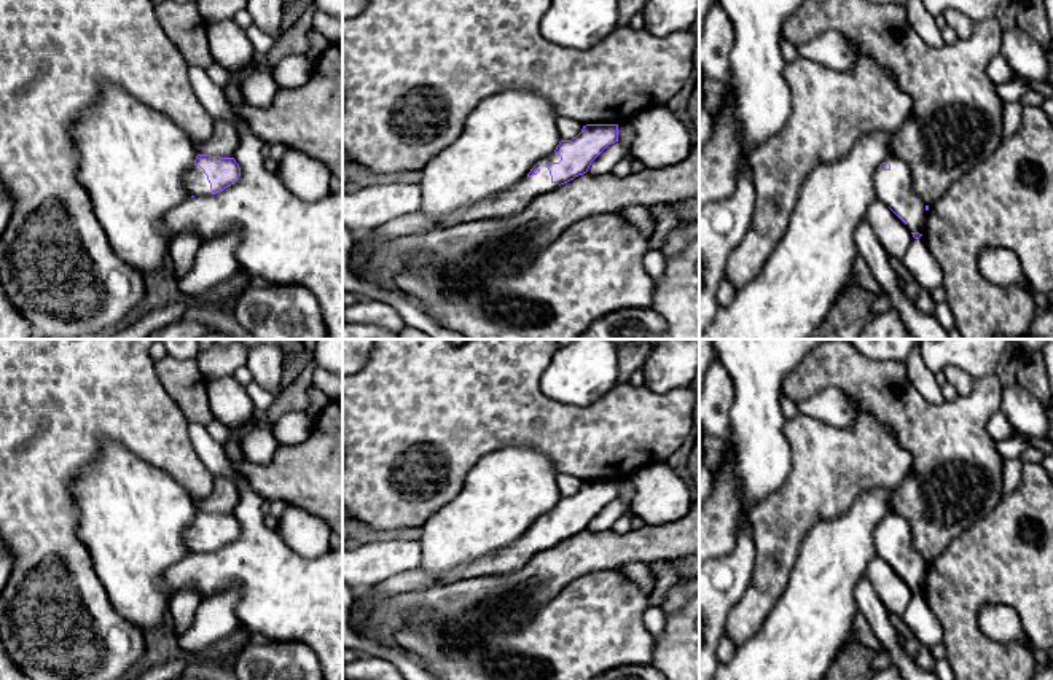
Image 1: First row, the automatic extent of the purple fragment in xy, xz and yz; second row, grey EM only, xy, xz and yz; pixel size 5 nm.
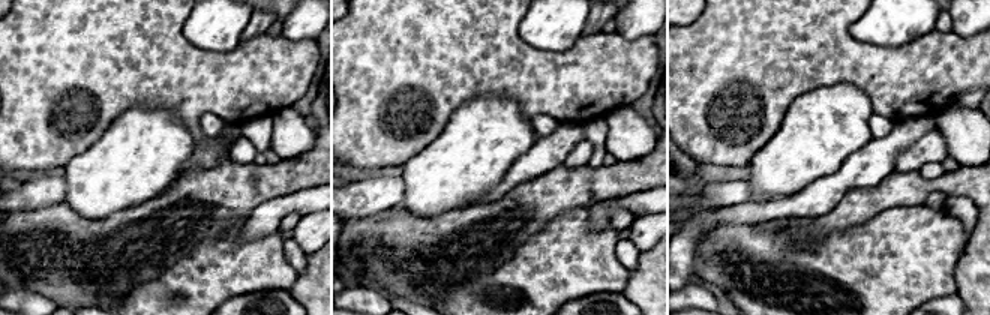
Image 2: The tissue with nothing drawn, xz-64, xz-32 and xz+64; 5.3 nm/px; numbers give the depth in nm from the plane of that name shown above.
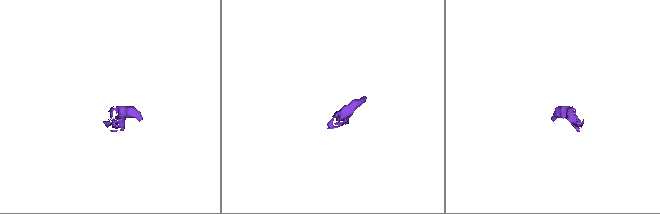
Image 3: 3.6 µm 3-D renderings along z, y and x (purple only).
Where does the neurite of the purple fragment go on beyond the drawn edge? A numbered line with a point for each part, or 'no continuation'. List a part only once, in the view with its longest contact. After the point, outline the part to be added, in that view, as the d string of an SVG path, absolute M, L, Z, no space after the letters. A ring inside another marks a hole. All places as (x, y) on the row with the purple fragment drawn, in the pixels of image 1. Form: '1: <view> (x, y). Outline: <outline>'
1: xz (512, 201). Outline: M553 151L540 161L540 172L537 175L526 177L518 186L510 191L505 191L499 197L486 199L478 205L459 210L452 215L433 218L419 210L382 223L381 226L368 231L362 239L355 240L349 258L350 271L355 276L363 271L365 264L373 256L376 244L381 239L392 239L395 236L449 228L468 221L510 217L523 210L538 194L559 186L558 183L551 182L551 175L546 167L548 162L559 161L561 156Z

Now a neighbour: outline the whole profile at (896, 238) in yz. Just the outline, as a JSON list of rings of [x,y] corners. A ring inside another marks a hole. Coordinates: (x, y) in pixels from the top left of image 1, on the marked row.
[[[881,199],[870,204],[867,220],[886,253],[902,260],[914,240],[908,226]]]

